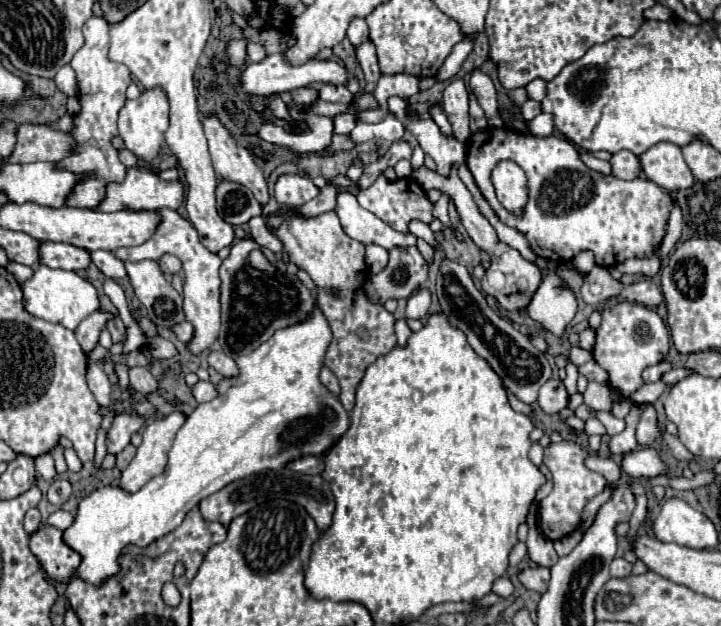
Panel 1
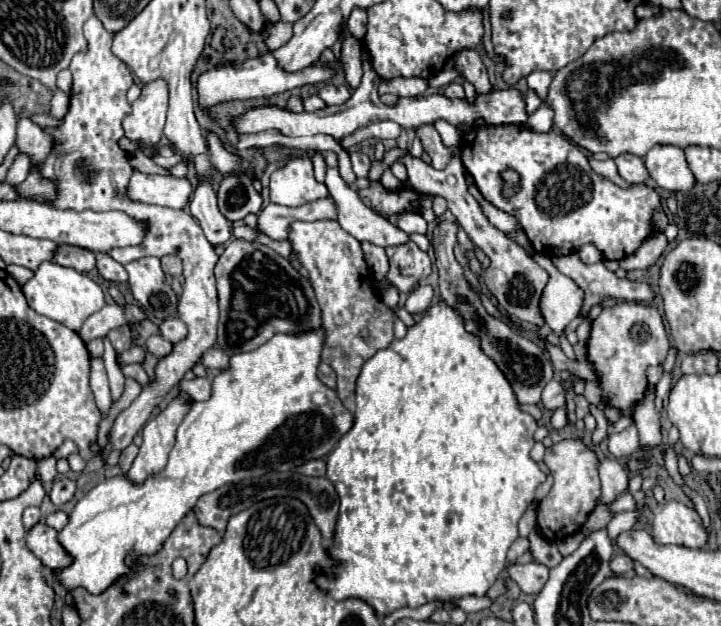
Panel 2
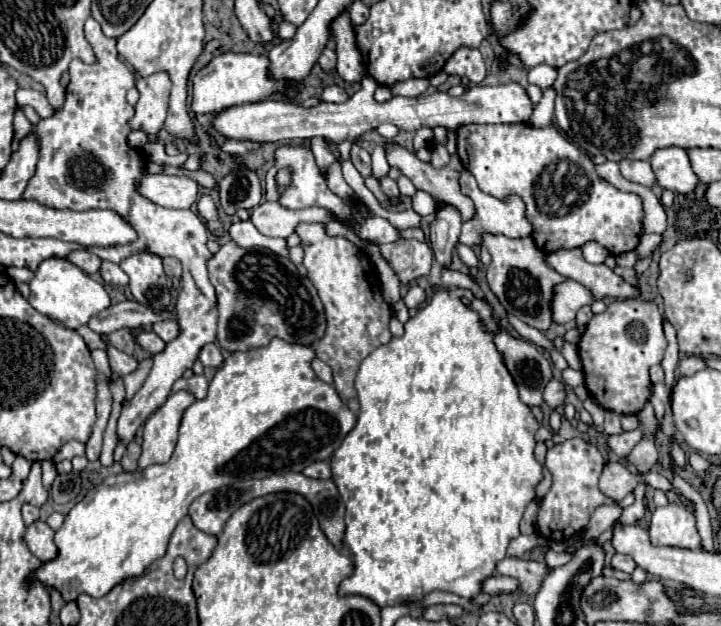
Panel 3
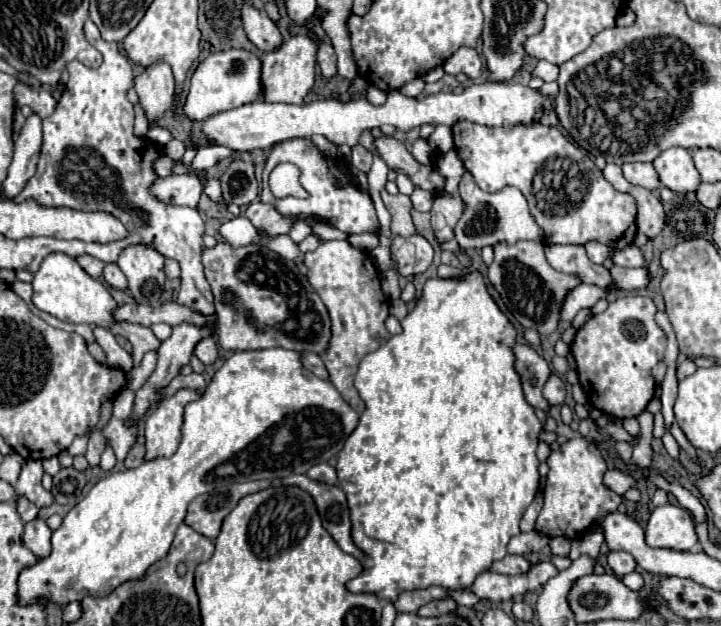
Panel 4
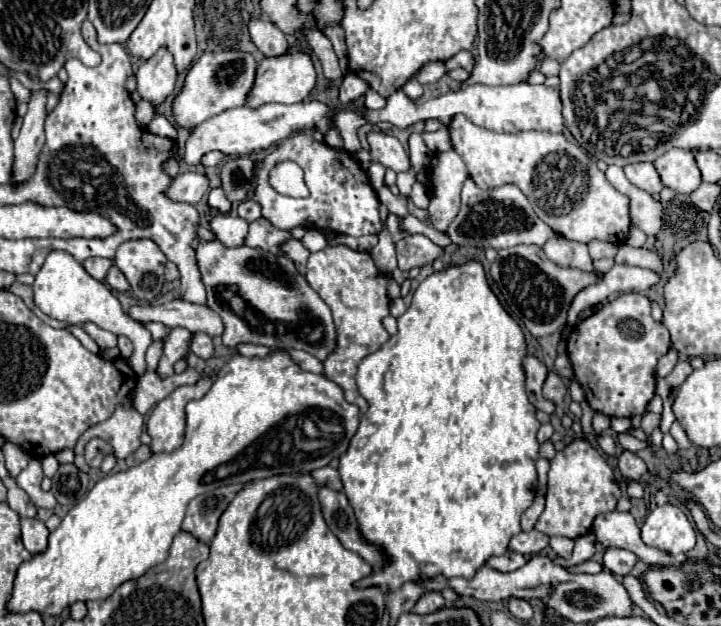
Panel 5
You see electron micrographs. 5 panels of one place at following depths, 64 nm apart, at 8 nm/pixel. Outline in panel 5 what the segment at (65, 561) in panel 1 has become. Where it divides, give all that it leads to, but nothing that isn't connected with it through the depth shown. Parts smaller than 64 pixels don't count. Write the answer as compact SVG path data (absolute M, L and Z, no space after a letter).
M24 518L22 520L22 542L28 552L40 554L48 548L48 528L38 518Z

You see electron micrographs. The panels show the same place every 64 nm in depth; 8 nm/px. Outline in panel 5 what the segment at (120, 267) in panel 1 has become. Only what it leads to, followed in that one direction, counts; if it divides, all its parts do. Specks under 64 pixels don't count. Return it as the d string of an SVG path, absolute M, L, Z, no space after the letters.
M112 266L110 270L108 270L108 276L106 276L106 282L114 288L114 290L118 290L118 292L126 292L128 288L130 288L130 284L128 284L128 280L126 280L126 276L116 268L116 266Z

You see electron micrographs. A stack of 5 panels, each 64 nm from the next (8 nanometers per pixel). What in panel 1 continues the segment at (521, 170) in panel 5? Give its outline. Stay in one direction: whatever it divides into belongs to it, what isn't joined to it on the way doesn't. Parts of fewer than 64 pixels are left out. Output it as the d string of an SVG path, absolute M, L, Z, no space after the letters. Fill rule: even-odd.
M486 128L482 132L476 132L470 136L470 140L466 142L468 146L468 168L474 174L474 180L478 184L478 188L482 190L484 198L490 202L492 210L498 214L498 218L518 230L530 244L530 248L534 250L536 256L546 258L546 260L554 260L554 262L568 262L572 260L578 252L582 250L590 250L594 252L596 264L598 266L618 266L620 262L628 260L628 258L646 258L652 256L656 246L660 246L662 238L666 236L668 230L668 216L670 210L676 206L676 202L672 200L672 196L660 188L656 182L638 176L636 180L620 180L616 176L606 176L600 172L590 170L582 160L578 150L574 148L572 142L568 142L562 136L548 136L548 138L538 138L532 134L520 134L514 132L510 128ZM500 160L512 160L516 162L520 168L524 168L526 176L528 176L528 184L530 184L530 200L524 208L524 218L514 218L498 200L494 194L494 186L490 182L490 172L492 168L500 162Z

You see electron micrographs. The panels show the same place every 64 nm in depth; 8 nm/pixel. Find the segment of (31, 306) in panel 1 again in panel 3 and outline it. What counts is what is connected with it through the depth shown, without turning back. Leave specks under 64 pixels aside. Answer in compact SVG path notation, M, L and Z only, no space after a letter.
M48 258L38 266L36 276L30 282L28 302L40 314L44 314L52 320L58 320L66 328L72 328L72 330L80 328L92 316L96 316L98 312L102 312L104 308L110 306L110 298L108 298L104 286L100 282L92 280L78 266L74 266L74 264L70 264L68 260L62 260L62 258Z

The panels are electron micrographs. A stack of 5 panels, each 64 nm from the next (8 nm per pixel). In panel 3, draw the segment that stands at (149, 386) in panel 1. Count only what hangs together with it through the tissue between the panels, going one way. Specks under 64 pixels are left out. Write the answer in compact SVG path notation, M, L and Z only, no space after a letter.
M104 336L104 342L108 344L106 352L108 352L108 358L110 358L110 368L112 368L112 372L116 372L116 374L120 374L120 376L126 376L126 374L130 374L130 372L134 372L134 370L138 368L138 360L136 360L134 356L128 356L128 354L116 350L114 346L110 346L110 342L108 342L106 336Z

